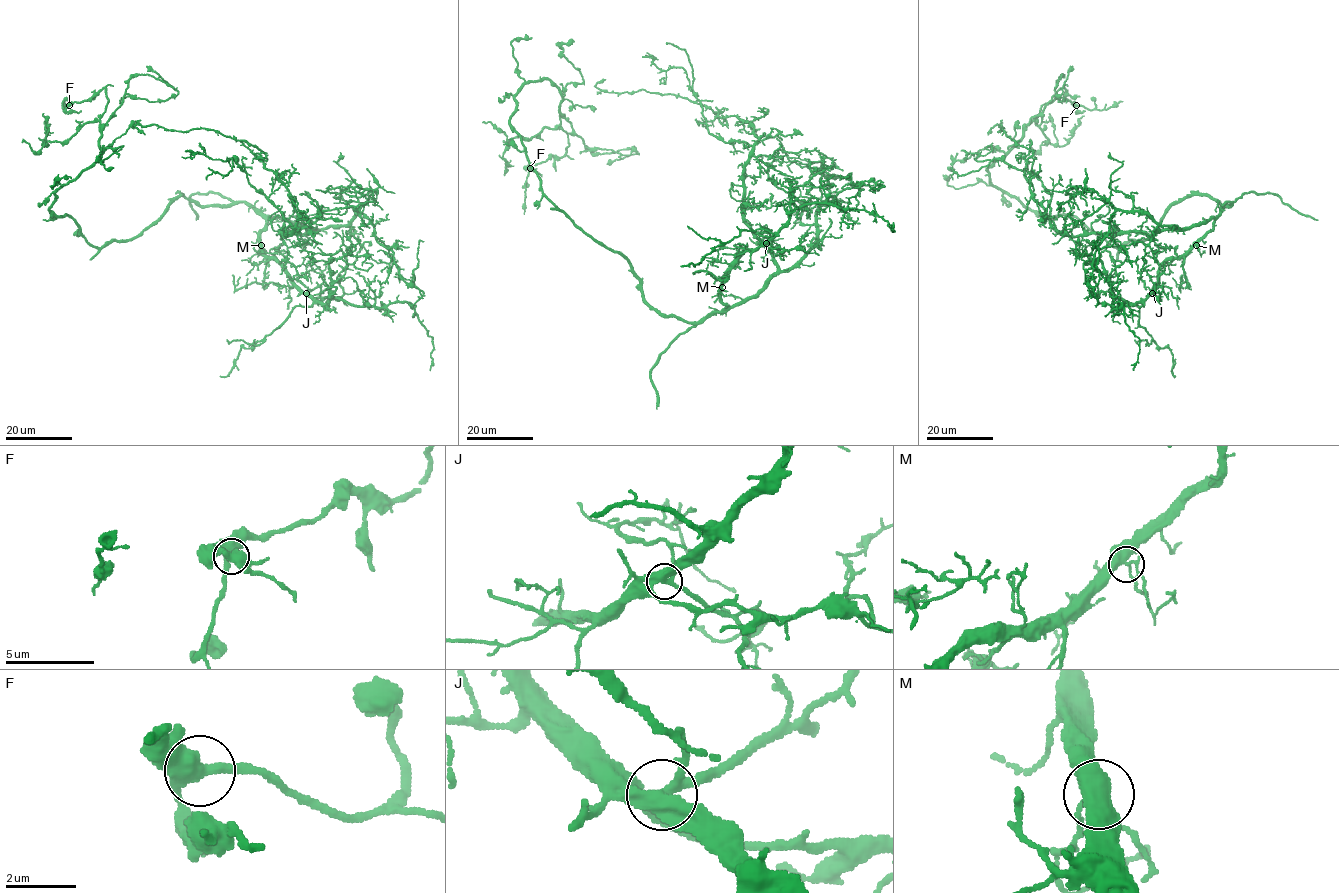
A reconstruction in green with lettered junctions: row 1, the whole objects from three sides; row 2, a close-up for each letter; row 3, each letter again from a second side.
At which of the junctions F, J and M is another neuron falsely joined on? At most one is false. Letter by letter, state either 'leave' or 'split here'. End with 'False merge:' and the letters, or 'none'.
F: leave
J: leave
M: leave
False merge: none

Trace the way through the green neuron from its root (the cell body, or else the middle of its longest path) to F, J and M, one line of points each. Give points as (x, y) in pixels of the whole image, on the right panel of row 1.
F: (1215, 201), (1188, 195), (1148, 238), (1113, 247), (991, 183), (988, 168), (1060, 89), (1076, 105)
J: (1215, 201), (1230, 204), (1221, 207), (1214, 227), (1185, 254), (1170, 257), (1160, 266), (1159, 284), (1152, 292)
M: (1215, 201), (1221, 206), (1230, 204), (1226, 202), (1221, 207), (1214, 227), (1196, 245)

